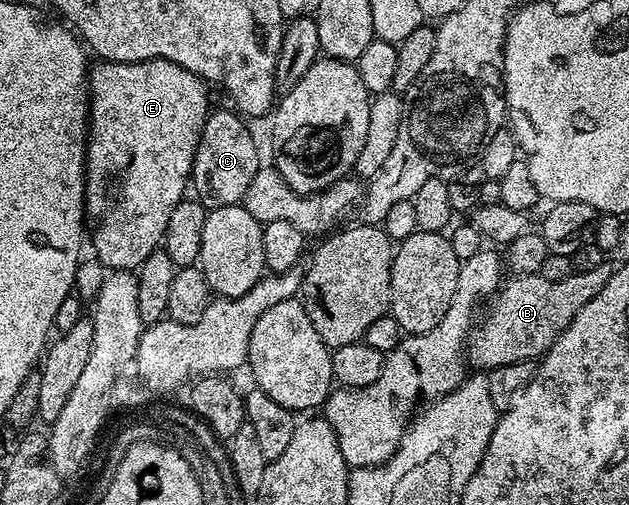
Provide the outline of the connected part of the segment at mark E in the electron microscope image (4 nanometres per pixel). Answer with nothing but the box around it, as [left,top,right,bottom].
[86,61,212,270]

